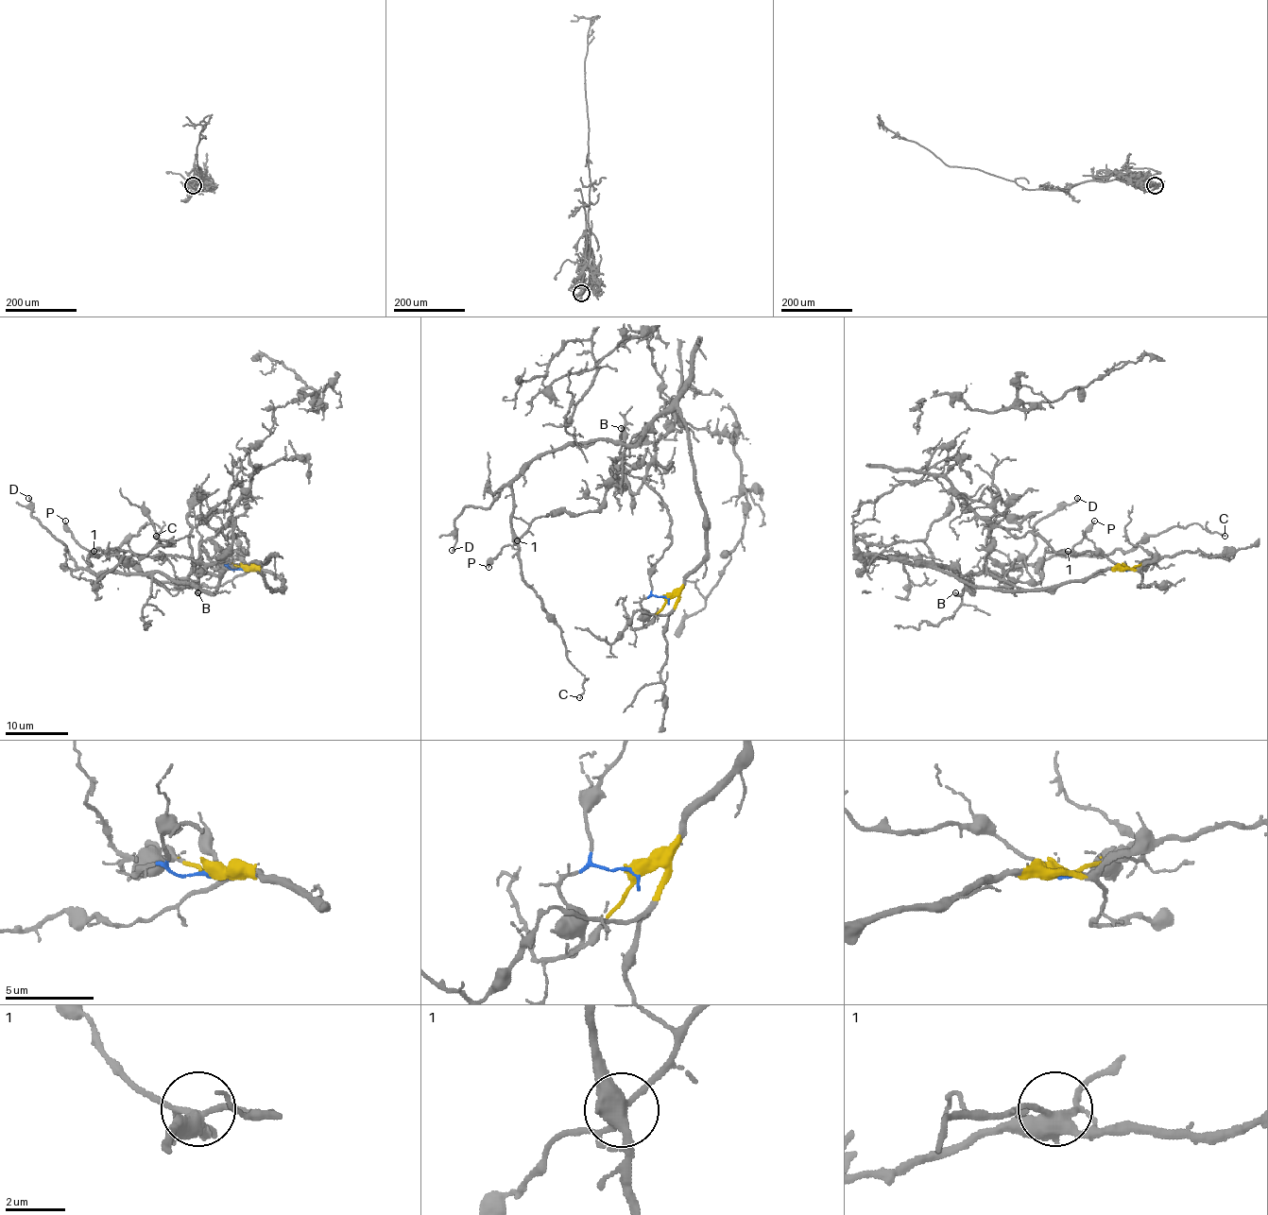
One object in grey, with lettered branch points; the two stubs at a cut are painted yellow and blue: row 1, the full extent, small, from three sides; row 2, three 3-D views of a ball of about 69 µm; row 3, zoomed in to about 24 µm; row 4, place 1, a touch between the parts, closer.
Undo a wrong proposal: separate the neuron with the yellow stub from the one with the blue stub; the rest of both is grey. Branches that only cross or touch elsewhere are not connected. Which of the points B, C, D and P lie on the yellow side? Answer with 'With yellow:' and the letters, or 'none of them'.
With yellow: B, C, D

